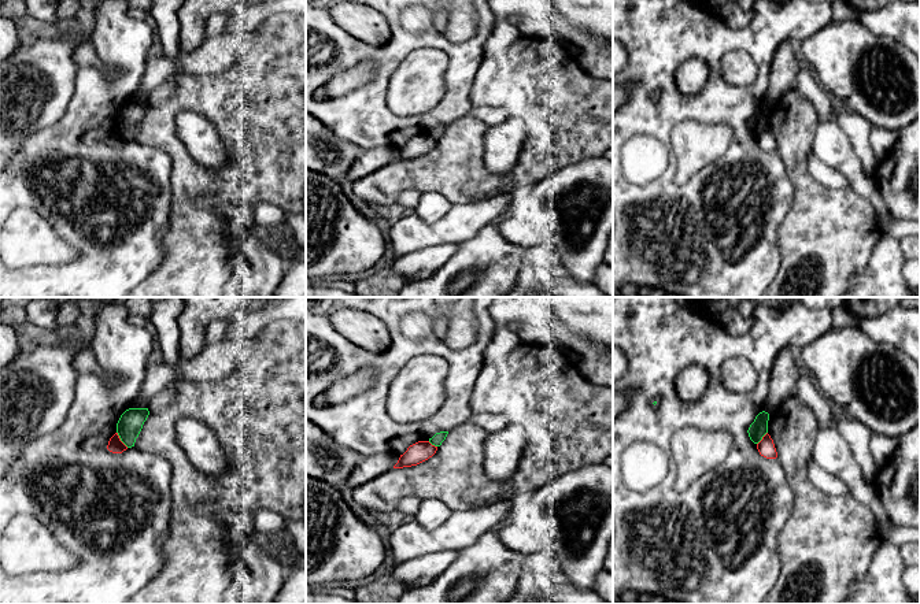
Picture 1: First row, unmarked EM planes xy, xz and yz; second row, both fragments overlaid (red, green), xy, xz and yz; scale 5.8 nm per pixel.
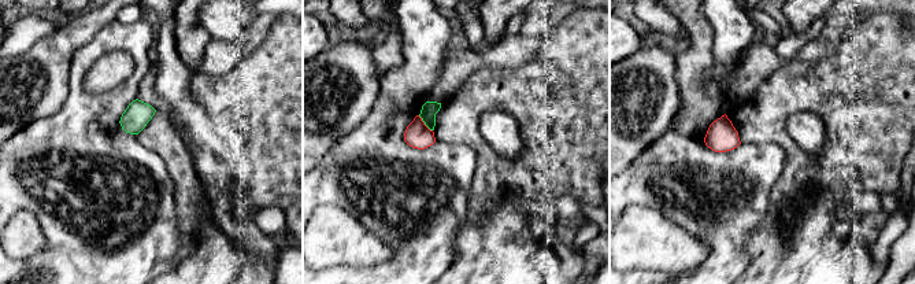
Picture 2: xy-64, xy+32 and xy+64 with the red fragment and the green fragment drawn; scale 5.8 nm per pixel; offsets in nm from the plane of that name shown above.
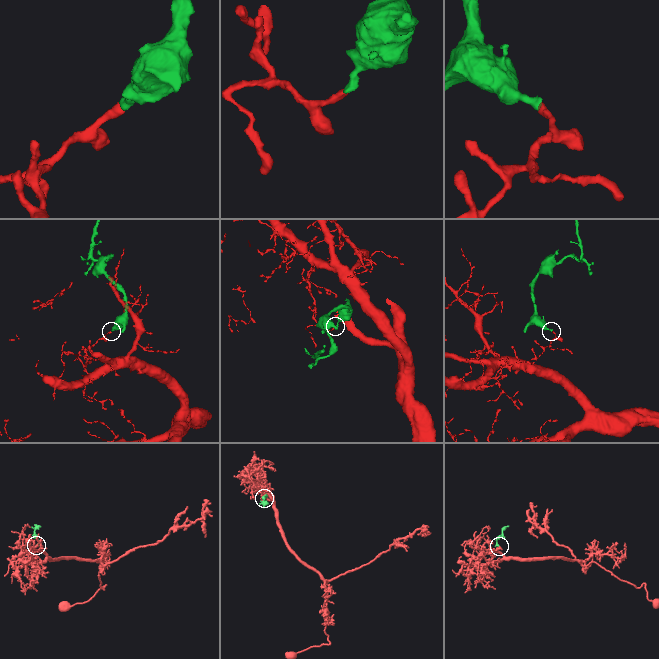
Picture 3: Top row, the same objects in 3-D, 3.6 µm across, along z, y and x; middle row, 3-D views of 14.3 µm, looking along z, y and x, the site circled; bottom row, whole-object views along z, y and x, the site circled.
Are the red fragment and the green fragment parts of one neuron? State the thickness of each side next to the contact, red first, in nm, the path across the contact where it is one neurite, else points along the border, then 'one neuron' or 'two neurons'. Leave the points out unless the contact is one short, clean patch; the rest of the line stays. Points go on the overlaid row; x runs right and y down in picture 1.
90/140 nm | along xy (117, 432), (118, 437), (128, 447) | two neurons

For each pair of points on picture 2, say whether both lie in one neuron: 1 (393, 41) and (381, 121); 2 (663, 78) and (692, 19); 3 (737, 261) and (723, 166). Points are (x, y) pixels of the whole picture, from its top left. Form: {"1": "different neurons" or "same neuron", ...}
{"1": "different neurons", "2": "different neurons", "3": "same neuron"}

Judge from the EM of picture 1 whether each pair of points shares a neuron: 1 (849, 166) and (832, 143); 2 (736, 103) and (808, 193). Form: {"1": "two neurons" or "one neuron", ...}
{"1": "one neuron", "2": "two neurons"}

